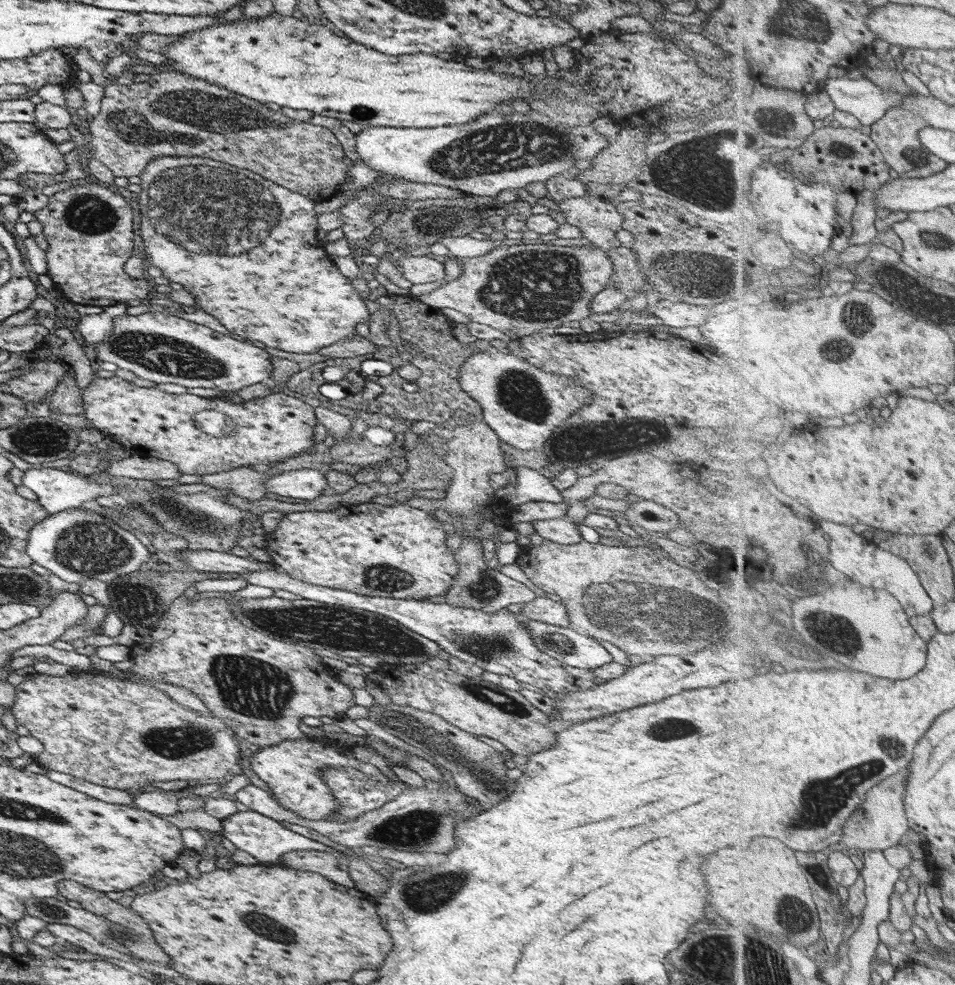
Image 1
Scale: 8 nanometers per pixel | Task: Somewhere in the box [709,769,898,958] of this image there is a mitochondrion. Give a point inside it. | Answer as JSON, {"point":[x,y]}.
{"point":[798,916]}

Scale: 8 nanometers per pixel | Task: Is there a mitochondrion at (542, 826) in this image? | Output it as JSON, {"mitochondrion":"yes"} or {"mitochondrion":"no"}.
{"mitochondrion":"no"}

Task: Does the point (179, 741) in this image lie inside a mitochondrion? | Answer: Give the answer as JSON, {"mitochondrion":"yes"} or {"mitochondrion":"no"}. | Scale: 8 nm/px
{"mitochondrion":"yes"}

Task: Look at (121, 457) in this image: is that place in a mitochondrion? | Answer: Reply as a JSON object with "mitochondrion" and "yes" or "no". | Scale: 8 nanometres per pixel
{"mitochondrion":"no"}

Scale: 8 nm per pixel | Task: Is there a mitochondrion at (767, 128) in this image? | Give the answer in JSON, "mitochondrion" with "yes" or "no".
{"mitochondrion":"yes"}

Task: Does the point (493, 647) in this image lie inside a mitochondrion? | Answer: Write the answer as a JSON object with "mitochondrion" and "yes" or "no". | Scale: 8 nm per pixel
{"mitochondrion":"yes"}

